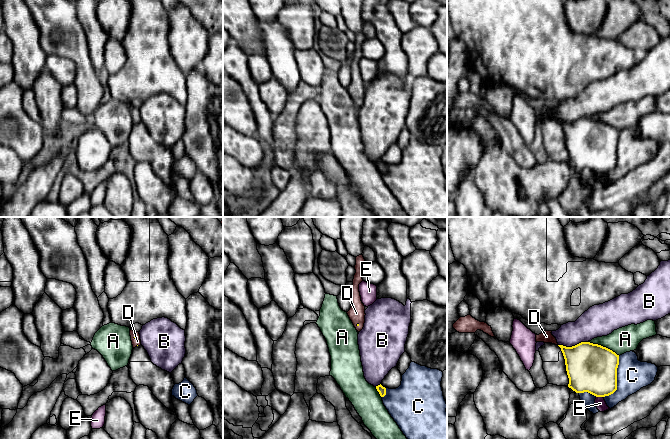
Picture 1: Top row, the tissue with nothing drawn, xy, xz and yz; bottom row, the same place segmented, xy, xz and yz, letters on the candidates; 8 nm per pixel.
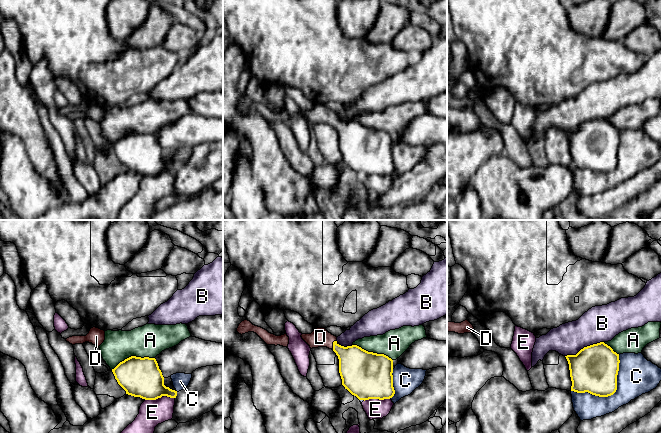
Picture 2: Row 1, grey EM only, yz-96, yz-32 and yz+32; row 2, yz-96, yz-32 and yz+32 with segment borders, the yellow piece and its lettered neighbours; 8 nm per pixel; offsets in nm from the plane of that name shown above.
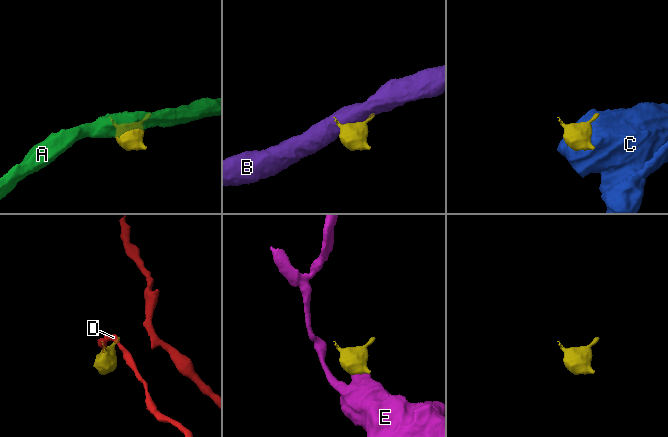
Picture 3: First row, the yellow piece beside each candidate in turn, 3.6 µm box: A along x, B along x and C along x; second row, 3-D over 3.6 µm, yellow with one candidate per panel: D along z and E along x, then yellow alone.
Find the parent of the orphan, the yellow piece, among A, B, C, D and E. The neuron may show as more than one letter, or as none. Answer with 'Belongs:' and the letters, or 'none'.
Belongs: D

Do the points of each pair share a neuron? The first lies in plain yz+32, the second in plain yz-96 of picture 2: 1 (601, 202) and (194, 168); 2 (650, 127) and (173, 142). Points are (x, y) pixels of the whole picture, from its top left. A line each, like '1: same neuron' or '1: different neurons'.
1: same neuron
2: same neuron

